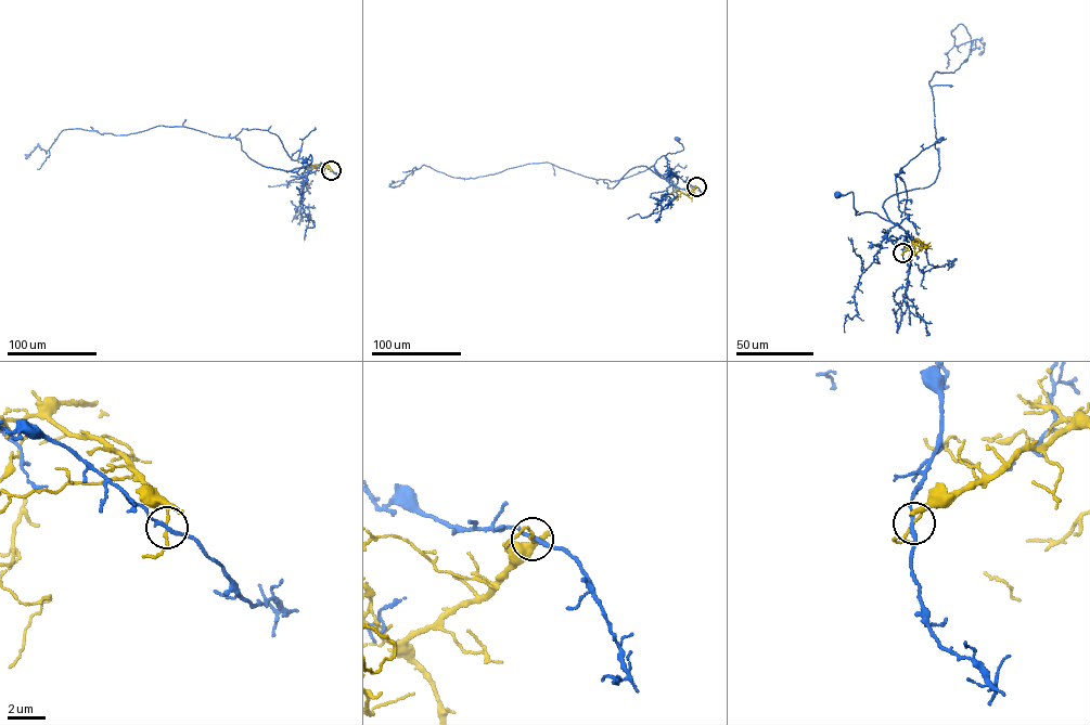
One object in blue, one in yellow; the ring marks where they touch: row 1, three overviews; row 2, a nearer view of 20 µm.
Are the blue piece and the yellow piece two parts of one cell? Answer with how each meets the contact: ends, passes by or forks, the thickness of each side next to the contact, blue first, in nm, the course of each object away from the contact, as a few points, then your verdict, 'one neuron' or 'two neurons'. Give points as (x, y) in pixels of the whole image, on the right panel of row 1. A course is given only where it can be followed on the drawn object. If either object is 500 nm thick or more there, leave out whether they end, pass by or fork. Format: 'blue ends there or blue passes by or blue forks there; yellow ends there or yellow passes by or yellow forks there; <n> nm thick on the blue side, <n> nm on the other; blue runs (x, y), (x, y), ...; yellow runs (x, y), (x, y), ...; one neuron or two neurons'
blue passes by; yellow passes by; 190 nm thick on the blue side, 120 nm on the other; blue runs (902, 253), (902, 235), (886, 237), (895, 225), (901, 227), (876, 214), (856, 215), (851, 192), (837, 195); yellow runs (902, 253), (915, 245), (926, 246), (918, 238), (911, 242), (920, 240); two neurons

